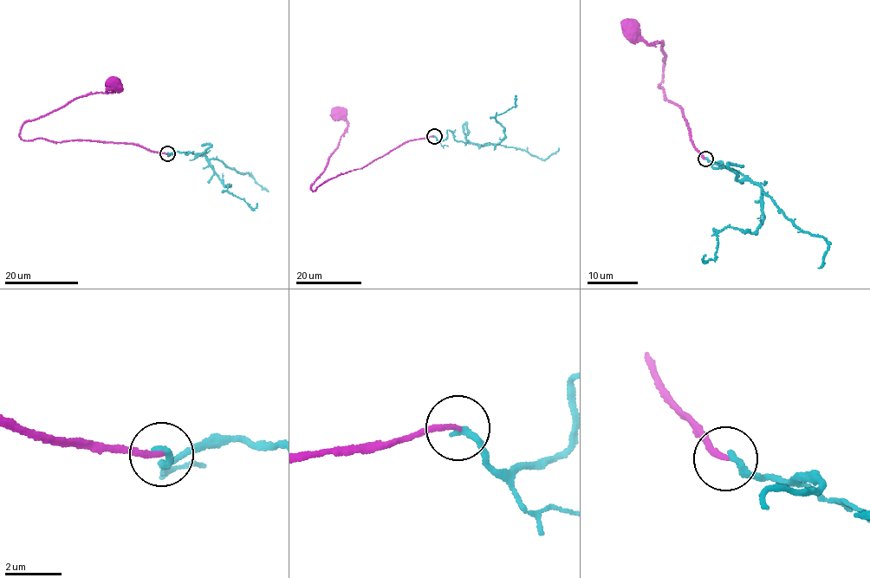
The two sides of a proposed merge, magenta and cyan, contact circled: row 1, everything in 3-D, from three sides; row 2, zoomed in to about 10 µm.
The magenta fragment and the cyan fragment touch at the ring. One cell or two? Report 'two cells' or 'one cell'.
one cell

